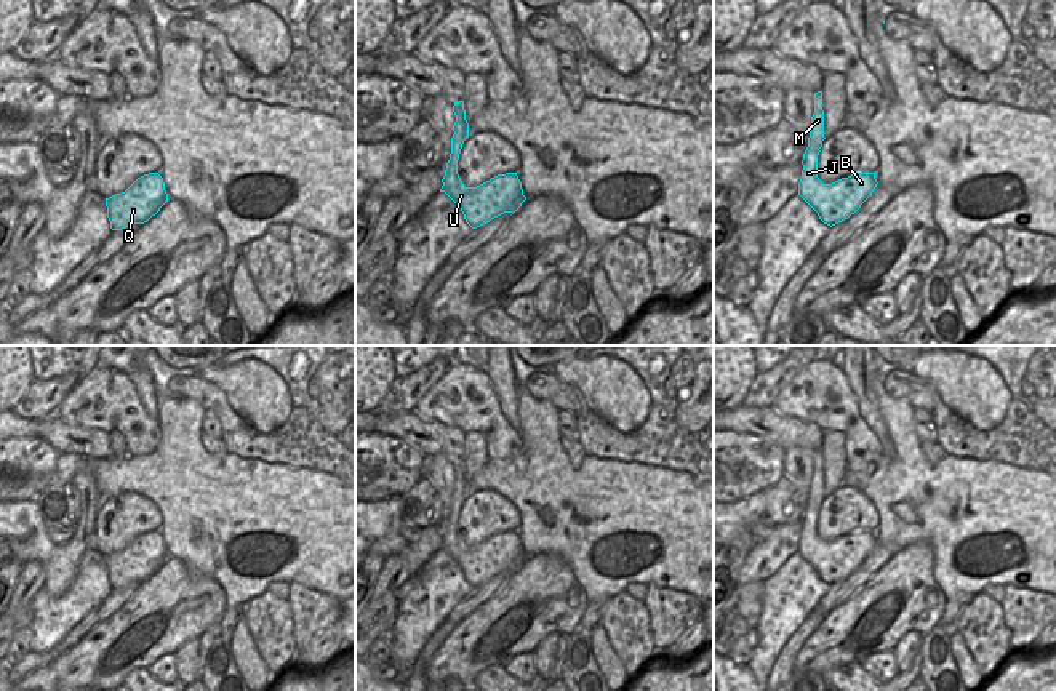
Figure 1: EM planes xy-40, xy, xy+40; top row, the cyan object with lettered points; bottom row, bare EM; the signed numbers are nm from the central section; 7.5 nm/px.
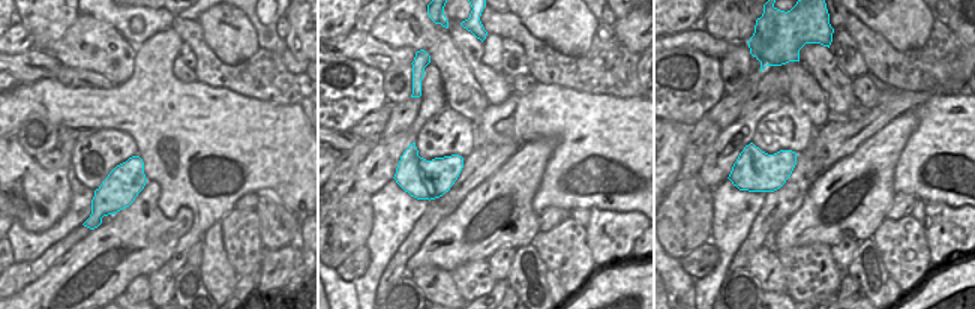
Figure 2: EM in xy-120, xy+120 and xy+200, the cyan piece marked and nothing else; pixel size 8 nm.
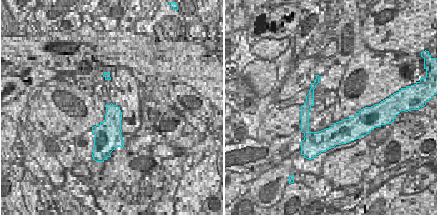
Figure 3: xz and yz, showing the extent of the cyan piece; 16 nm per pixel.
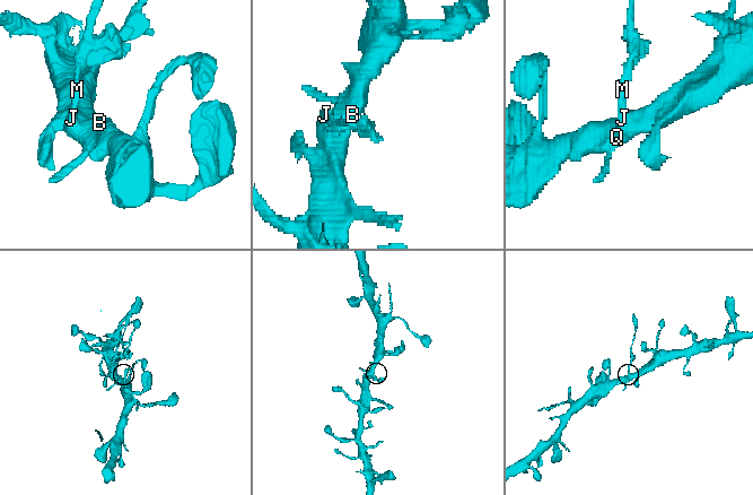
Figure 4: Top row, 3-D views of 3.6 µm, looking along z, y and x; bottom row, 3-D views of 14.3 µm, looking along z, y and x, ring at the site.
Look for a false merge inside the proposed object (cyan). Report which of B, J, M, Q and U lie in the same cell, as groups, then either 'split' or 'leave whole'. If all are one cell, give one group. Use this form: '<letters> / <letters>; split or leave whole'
B J Q U / M; split

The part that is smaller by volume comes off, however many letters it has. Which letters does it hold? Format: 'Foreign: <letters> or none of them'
Foreign: M

